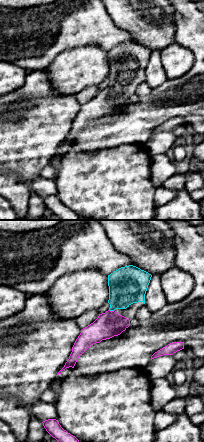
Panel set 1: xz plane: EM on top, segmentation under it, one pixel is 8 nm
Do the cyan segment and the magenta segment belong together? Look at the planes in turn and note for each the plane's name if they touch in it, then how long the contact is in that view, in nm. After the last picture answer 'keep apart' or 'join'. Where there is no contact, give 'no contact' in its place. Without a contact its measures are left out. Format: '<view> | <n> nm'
xz | 50 nm

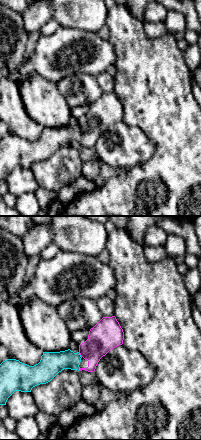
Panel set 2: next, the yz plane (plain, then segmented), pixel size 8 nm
yz | 50 nm

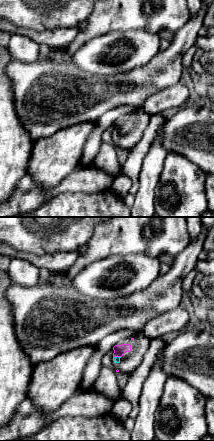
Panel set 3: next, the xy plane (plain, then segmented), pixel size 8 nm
xy | 70 nm

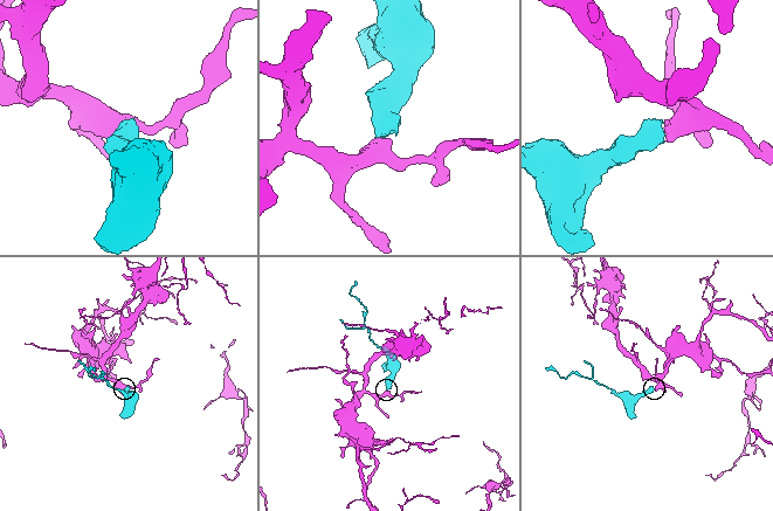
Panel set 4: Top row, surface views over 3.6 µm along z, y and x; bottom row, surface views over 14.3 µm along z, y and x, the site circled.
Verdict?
join

